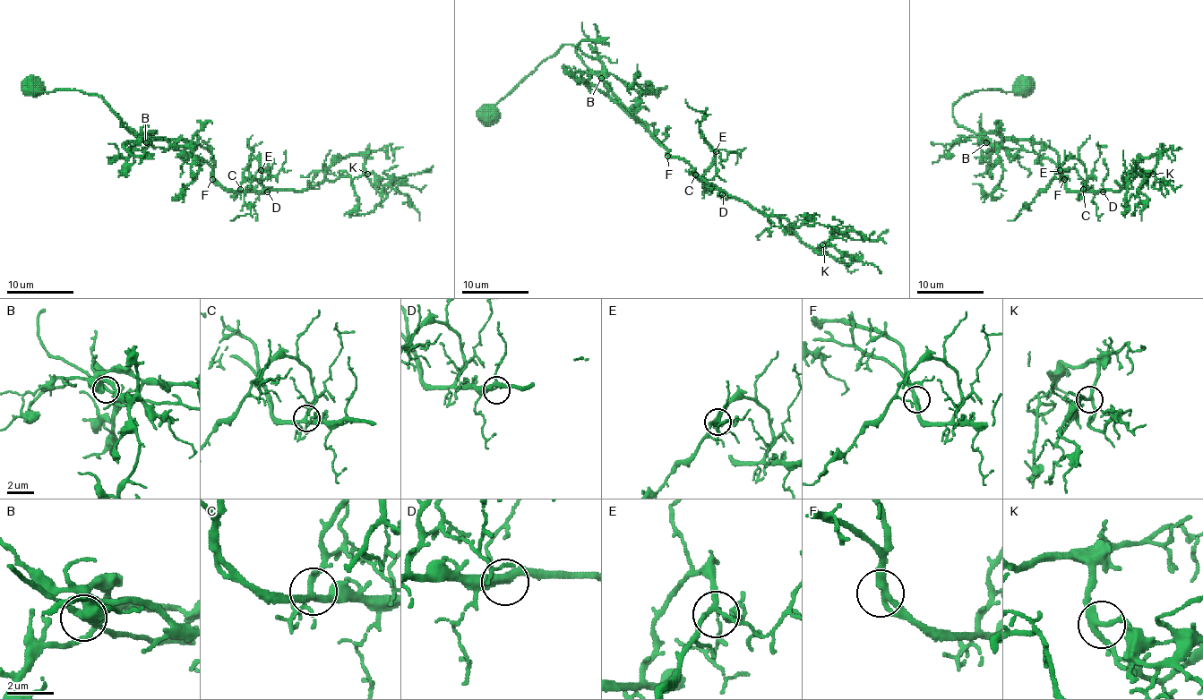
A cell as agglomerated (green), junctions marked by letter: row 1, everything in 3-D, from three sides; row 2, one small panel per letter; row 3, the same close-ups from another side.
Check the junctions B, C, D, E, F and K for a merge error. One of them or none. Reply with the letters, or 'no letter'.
no letter

